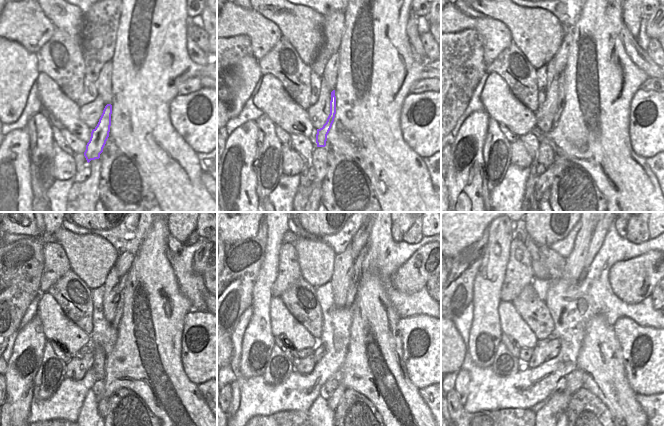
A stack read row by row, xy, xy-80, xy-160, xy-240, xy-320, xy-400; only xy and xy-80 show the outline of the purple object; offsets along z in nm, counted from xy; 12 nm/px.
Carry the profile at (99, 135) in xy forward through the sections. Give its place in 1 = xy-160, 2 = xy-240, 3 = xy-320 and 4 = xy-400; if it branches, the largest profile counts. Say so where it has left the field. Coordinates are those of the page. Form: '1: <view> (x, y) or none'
1: xy-160 (561, 96)
2: xy-240 (120, 304)
3: xy-320 (357, 273)
4: xy-400 (597, 239)

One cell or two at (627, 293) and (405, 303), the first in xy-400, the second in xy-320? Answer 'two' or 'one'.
two

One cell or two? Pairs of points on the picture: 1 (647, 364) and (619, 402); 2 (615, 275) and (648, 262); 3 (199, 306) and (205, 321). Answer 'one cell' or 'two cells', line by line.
1: two cells
2: one cell
3: two cells

